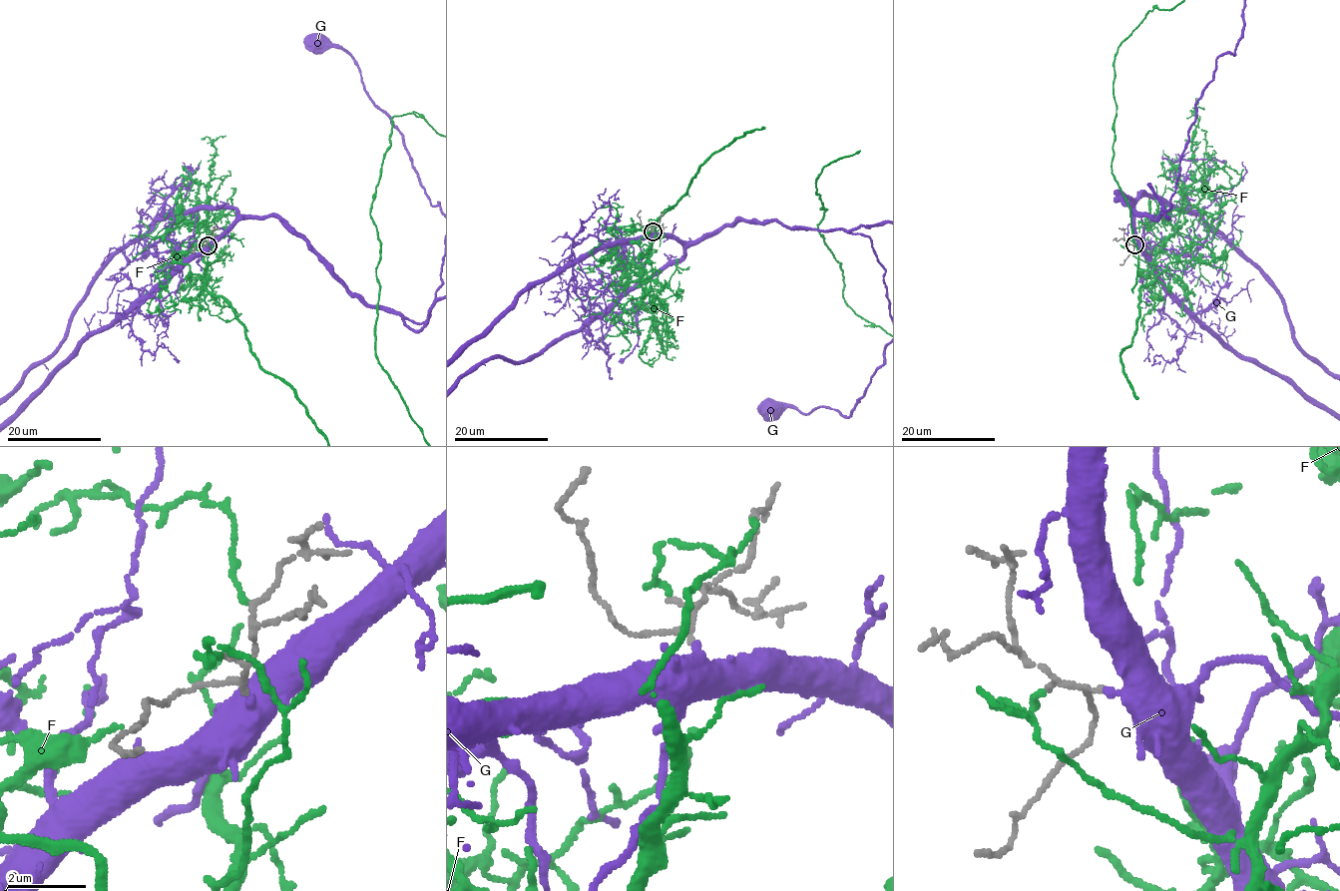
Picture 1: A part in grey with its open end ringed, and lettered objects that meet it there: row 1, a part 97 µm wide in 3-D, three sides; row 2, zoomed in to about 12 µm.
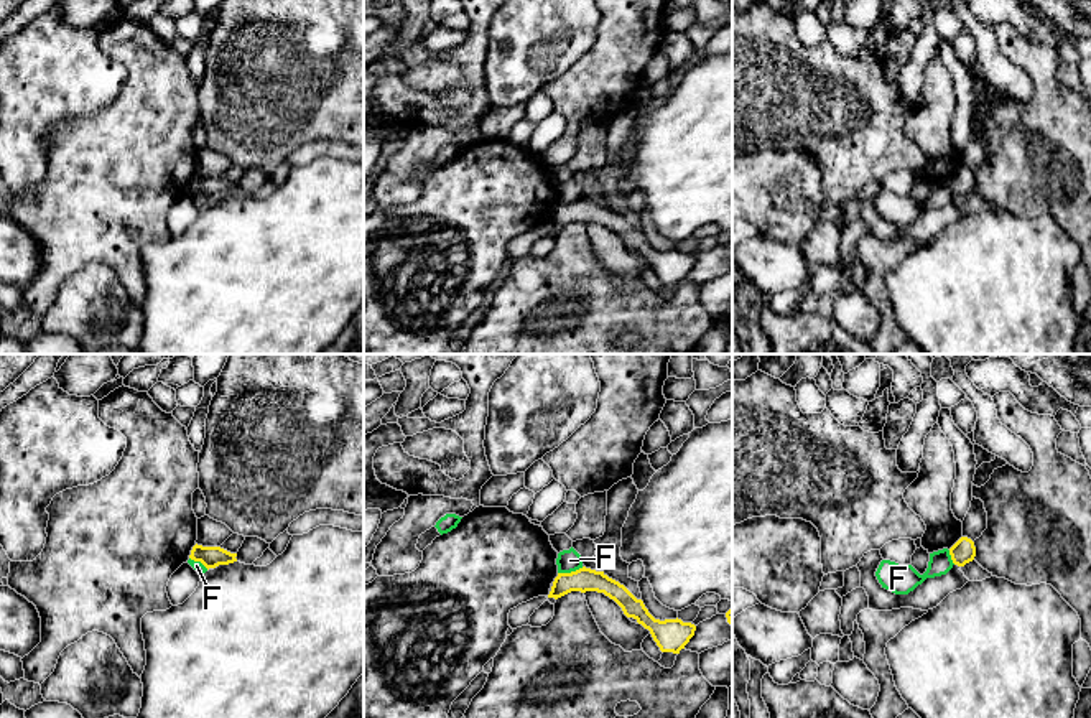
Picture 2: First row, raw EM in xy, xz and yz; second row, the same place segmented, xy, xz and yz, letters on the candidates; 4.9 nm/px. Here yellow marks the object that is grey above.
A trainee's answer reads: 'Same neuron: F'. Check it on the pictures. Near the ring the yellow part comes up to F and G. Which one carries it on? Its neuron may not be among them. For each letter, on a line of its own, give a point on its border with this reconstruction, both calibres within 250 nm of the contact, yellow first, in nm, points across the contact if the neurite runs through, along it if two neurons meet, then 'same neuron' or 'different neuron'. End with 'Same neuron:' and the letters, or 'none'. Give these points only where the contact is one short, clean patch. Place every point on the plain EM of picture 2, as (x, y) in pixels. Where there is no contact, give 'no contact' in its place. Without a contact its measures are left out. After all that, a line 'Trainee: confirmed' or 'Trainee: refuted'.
F: contact xz (571, 203); calibres 120 and 110 nm; border xz (583, 198), (558, 205); different neuron
G: no contact; same neuron
Same neuron: G
Trainee: refuted

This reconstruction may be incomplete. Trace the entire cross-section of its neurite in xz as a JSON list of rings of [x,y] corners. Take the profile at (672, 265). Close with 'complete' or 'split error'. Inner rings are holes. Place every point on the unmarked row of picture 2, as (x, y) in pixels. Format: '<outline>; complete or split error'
[[[579,199],[571,204],[558,204],[548,229],[561,229],[571,222],[597,222],[614,231],[627,249],[634,249],[638,255],[650,262],[653,272],[662,283],[680,285],[681,280],[694,267],[696,257],[681,250],[655,250],[624,216],[609,209],[604,203]]]; complete

